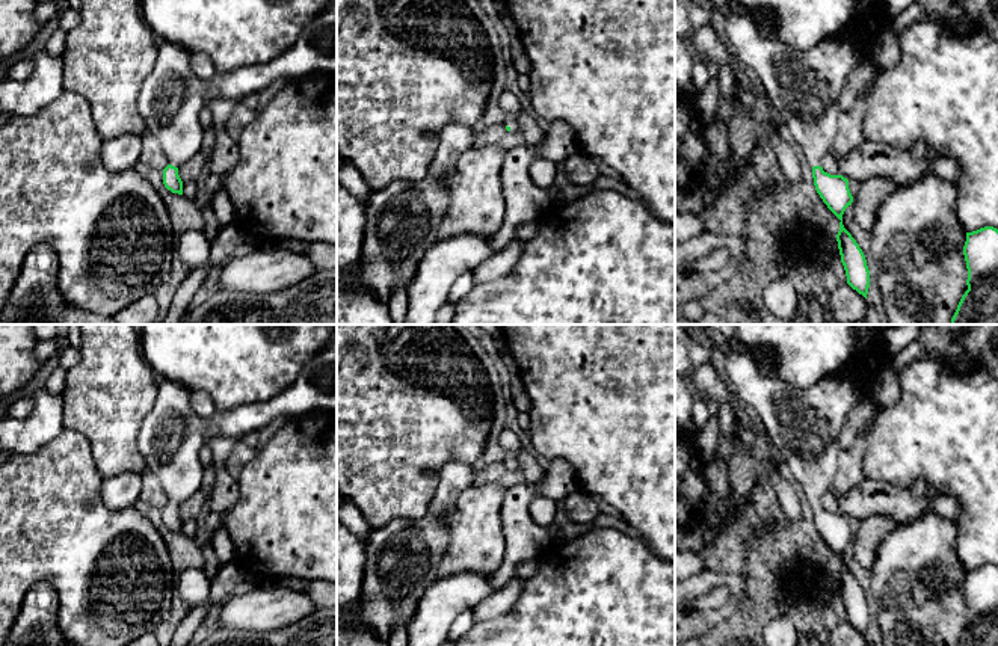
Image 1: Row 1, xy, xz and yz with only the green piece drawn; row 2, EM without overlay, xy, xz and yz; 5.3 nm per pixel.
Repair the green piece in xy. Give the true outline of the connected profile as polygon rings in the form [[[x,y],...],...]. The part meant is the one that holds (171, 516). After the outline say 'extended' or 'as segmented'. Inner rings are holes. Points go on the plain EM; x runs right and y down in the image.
[[[332,340],[320,353],[314,355],[300,370],[297,379],[275,397],[217,411],[210,420],[201,418],[190,406],[190,391],[159,379],[157,397],[145,415],[137,445],[145,465],[157,475],[166,492],[168,504],[163,507],[163,522],[172,531],[183,533],[183,519],[178,506],[196,492],[202,483],[204,466],[199,451],[217,438],[254,436],[261,427],[276,418],[290,420],[306,414],[329,414],[337,417],[337,340]]]; extended

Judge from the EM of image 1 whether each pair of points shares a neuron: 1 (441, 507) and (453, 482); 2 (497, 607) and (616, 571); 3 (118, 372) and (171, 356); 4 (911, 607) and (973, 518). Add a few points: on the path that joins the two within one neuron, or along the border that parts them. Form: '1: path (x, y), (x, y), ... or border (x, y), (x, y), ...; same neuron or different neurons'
1: path (443, 501), (449, 488); same neuron
2: border (526, 580), (517, 601), (508, 610), (485, 621); different neurons
3: border (141, 340), (144, 356), (159, 378); different neurons
4: border (953, 522), (956, 529), (956, 556), (967, 569); different neurons

